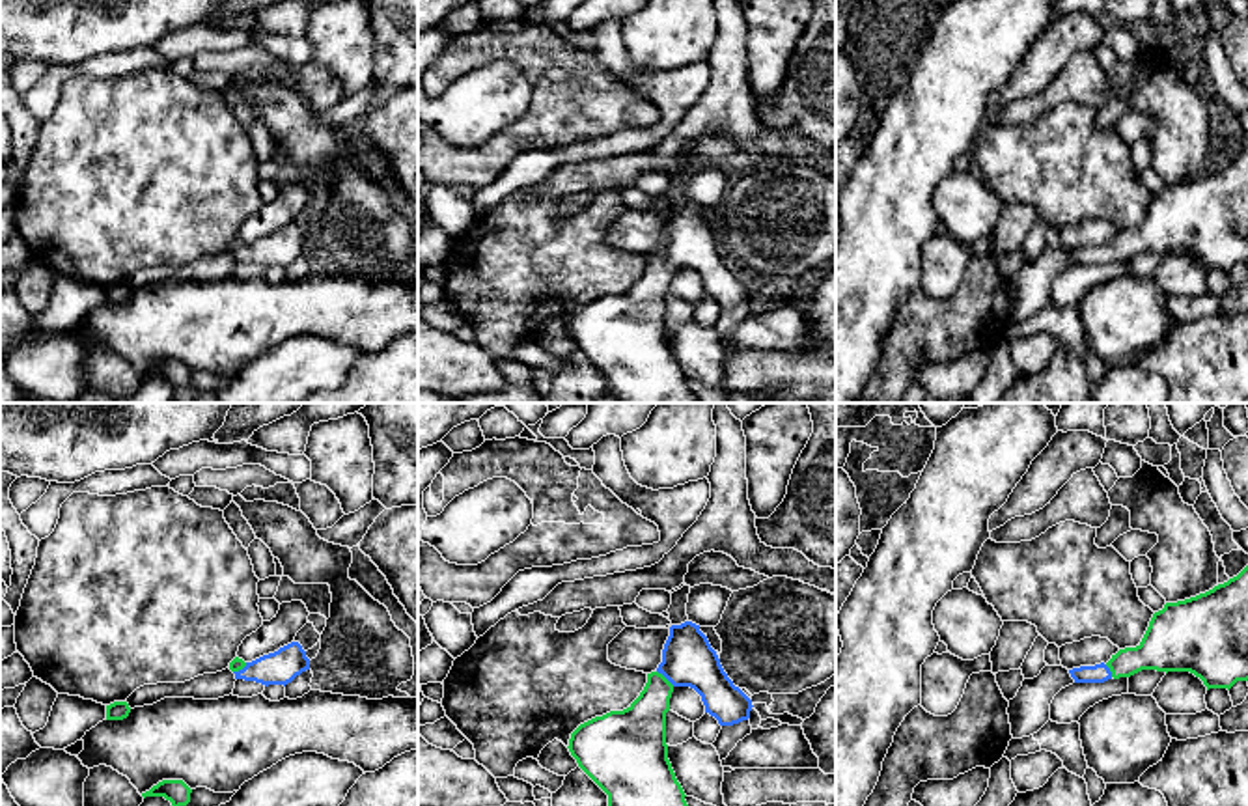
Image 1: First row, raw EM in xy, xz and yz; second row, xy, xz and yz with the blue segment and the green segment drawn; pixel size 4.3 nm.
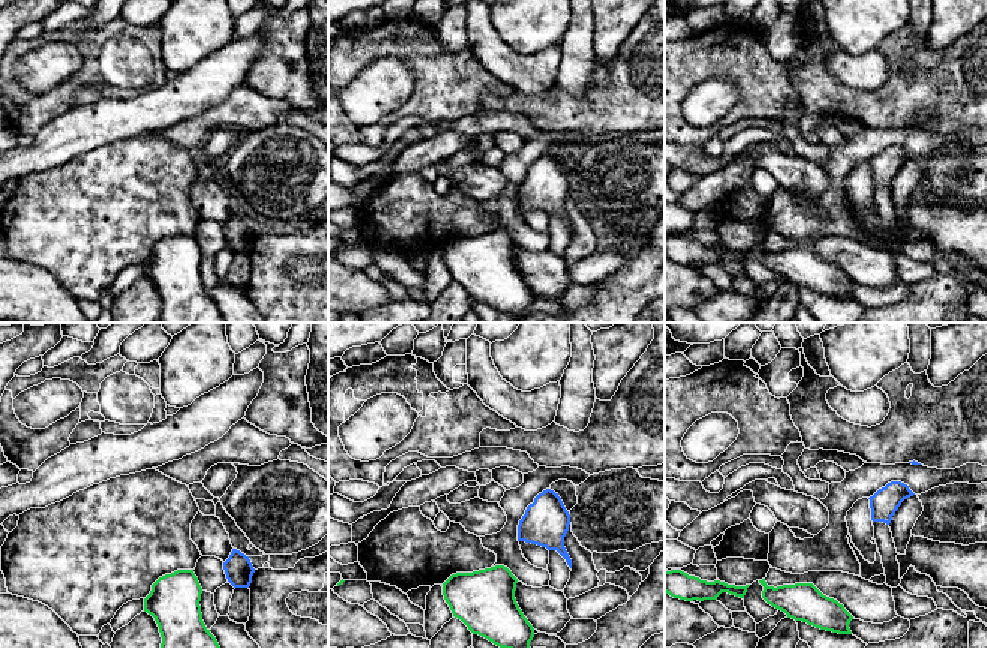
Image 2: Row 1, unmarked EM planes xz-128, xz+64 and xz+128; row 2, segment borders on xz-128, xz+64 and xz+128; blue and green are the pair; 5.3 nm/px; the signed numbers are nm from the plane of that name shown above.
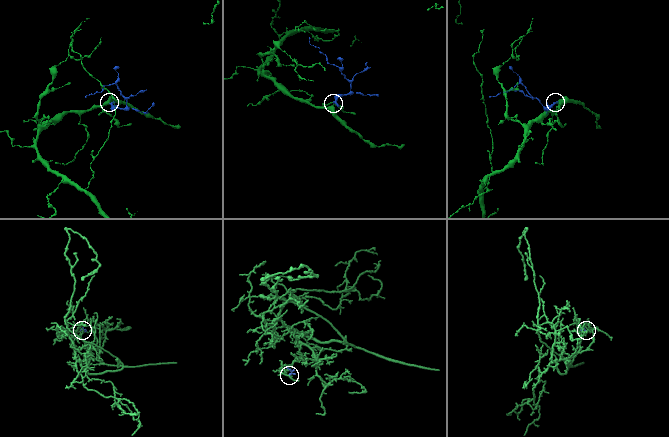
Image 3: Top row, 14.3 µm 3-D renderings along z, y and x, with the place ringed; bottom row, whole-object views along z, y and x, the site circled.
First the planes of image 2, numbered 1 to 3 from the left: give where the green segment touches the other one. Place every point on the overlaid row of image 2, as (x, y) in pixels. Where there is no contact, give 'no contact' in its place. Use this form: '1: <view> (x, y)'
1: no contact
2: no contact
3: no contact

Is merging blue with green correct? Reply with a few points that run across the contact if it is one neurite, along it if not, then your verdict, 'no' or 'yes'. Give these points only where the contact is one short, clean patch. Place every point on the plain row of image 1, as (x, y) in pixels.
xz (687, 241), (666, 260), (659, 267), (640, 310) | yes

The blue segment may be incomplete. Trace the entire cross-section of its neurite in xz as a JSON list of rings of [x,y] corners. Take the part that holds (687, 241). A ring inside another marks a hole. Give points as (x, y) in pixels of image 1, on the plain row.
[[[685,203],[670,209],[662,244],[651,256],[640,278],[623,293],[610,293],[580,306],[569,321],[569,334],[578,349],[608,377],[608,394],[617,403],[701,403],[686,386],[685,373],[668,341],[666,295],[675,269],[694,271],[705,295],[720,308],[750,300],[752,282],[733,267],[716,233],[700,207]]]

